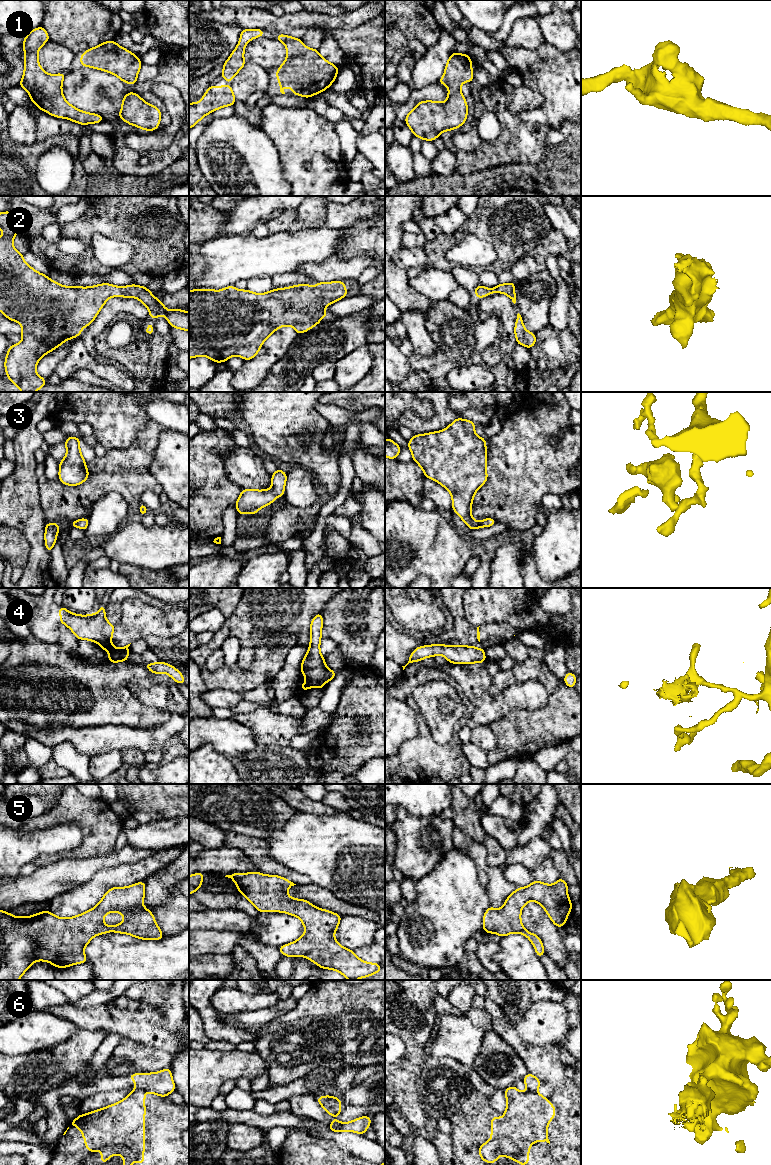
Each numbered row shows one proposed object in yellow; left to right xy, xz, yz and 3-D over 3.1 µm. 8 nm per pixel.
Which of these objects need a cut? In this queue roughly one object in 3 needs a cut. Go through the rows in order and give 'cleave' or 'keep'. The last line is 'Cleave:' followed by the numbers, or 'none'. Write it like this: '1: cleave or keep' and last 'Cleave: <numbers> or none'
1: keep
2: keep
3: keep
4: cleave
5: keep
6: cleave
Cleave: 4, 6

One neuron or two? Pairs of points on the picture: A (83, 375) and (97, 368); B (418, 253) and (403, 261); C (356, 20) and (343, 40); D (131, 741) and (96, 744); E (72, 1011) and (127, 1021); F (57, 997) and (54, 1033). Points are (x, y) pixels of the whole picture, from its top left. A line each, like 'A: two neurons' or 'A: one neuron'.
A: two neurons
B: one neuron
C: two neurons
D: one neuron
E: one neuron
F: two neurons

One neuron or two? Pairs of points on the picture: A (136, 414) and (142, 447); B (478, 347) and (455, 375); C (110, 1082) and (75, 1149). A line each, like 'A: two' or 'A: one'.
A: two
B: two
C: two

